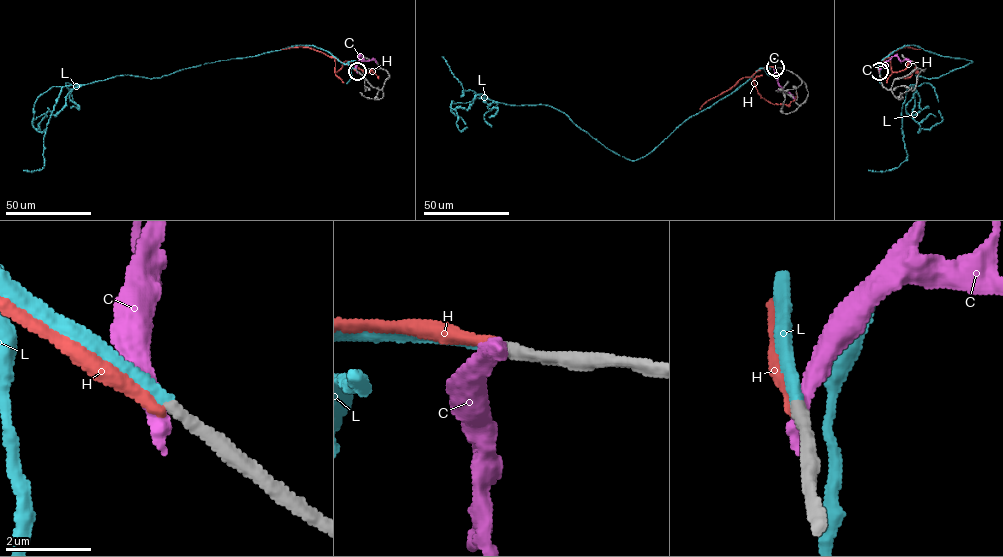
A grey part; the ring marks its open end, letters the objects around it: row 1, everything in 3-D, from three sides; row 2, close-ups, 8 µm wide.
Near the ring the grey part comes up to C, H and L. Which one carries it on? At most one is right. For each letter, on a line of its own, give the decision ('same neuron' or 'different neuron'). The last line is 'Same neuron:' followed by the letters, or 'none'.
C: different neuron
H: different neuron
L: same neuron
Same neuron: L

